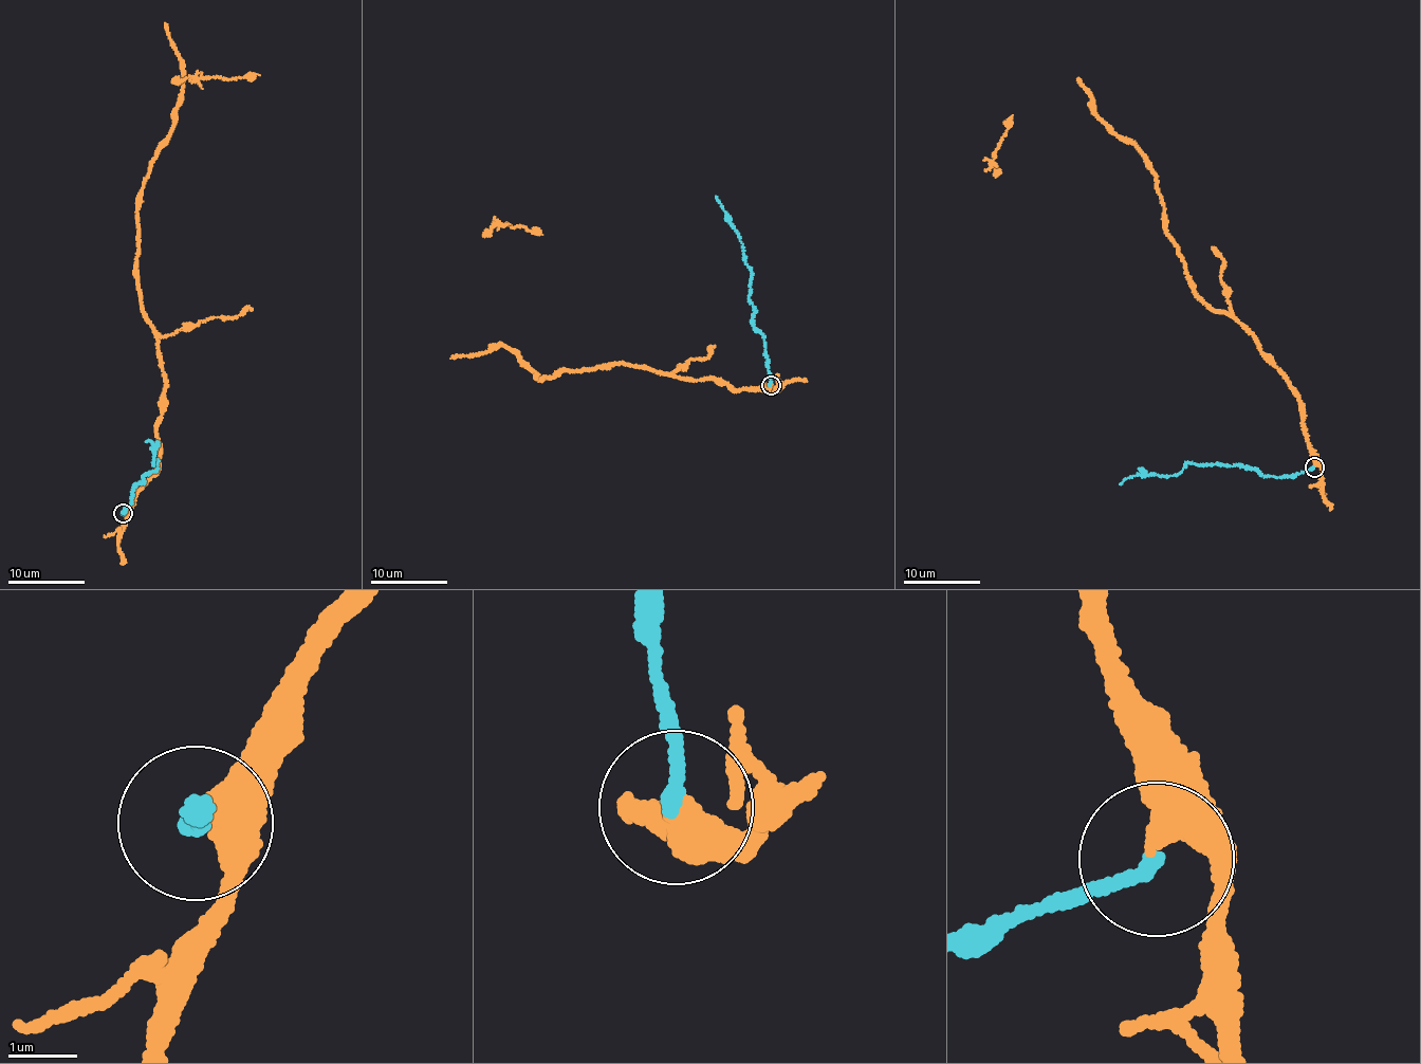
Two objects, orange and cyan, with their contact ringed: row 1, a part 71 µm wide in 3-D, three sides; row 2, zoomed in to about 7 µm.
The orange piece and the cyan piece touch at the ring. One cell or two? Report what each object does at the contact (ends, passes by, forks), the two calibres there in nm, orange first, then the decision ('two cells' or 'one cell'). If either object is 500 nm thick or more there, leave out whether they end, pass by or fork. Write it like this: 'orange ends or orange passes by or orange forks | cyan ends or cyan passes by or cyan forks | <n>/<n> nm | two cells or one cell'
orange ends | cyan ends | 460/200 nm | two cells

